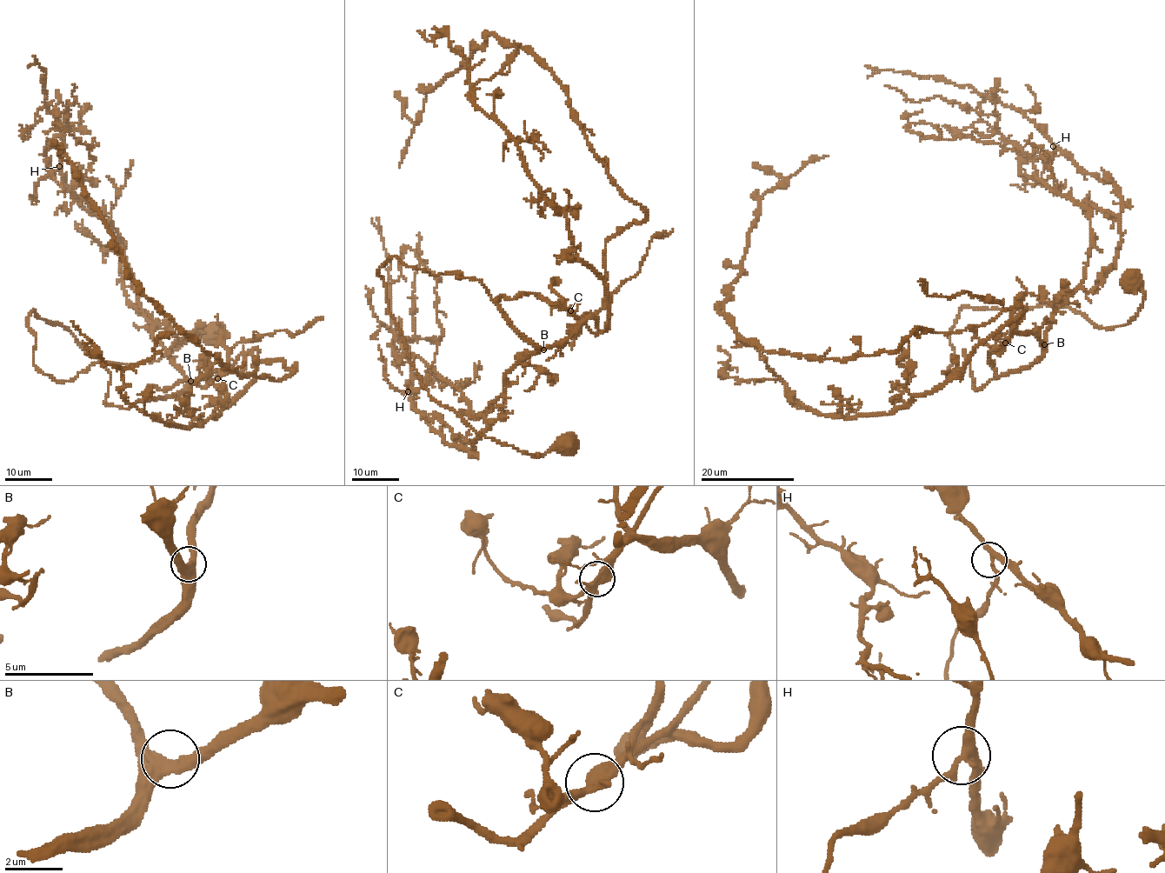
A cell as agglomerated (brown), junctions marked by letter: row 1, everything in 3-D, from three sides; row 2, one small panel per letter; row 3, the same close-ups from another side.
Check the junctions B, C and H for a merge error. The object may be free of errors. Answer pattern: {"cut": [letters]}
{"cut": []}

